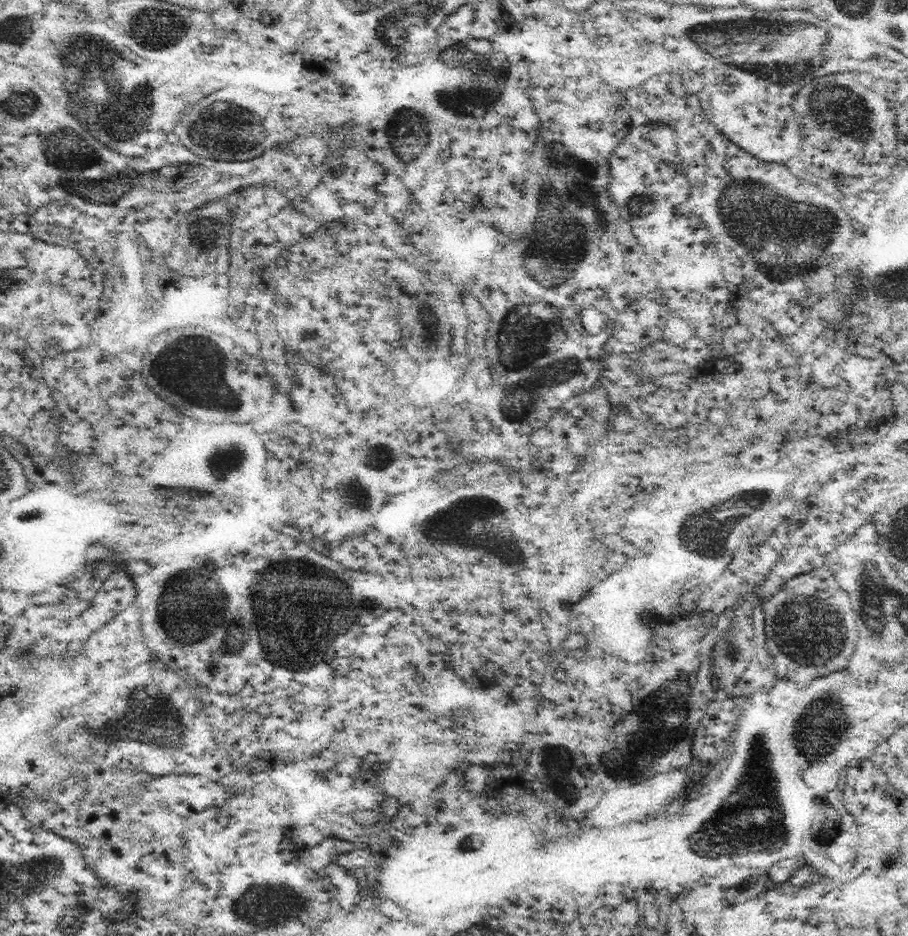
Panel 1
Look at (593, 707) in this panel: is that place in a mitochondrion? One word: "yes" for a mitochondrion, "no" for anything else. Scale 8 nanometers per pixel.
no

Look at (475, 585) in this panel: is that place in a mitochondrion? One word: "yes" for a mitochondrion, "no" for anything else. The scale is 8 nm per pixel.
no

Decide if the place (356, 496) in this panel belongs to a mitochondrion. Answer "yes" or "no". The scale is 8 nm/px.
yes

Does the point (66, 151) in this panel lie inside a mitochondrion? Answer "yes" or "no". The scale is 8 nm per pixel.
yes

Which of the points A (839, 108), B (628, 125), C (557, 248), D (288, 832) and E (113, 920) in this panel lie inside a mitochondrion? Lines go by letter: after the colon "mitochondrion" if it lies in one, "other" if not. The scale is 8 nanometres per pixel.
A: mitochondrion
B: other
C: mitochondrion
D: other
E: other

